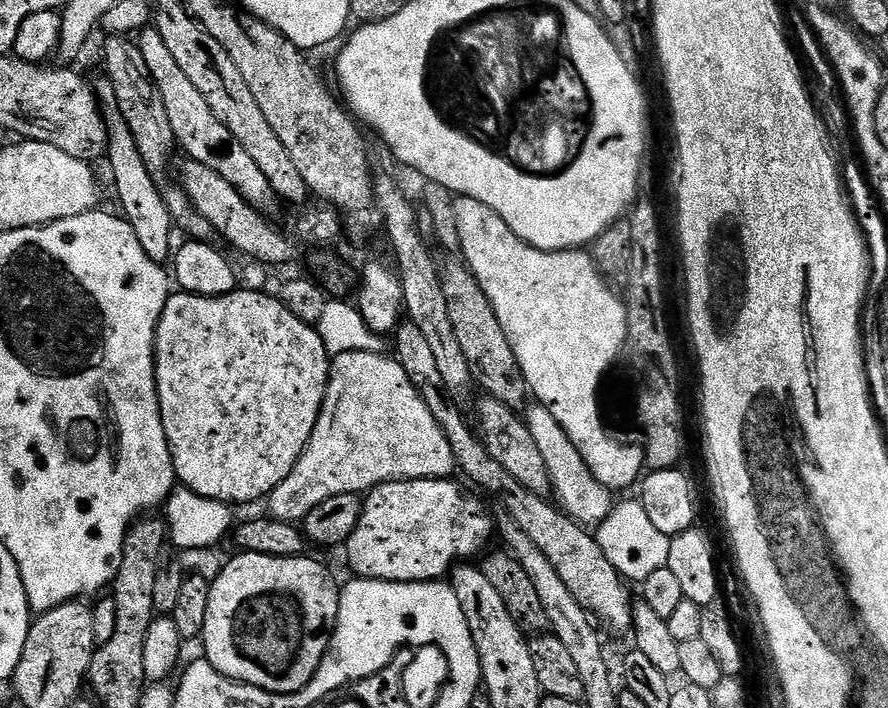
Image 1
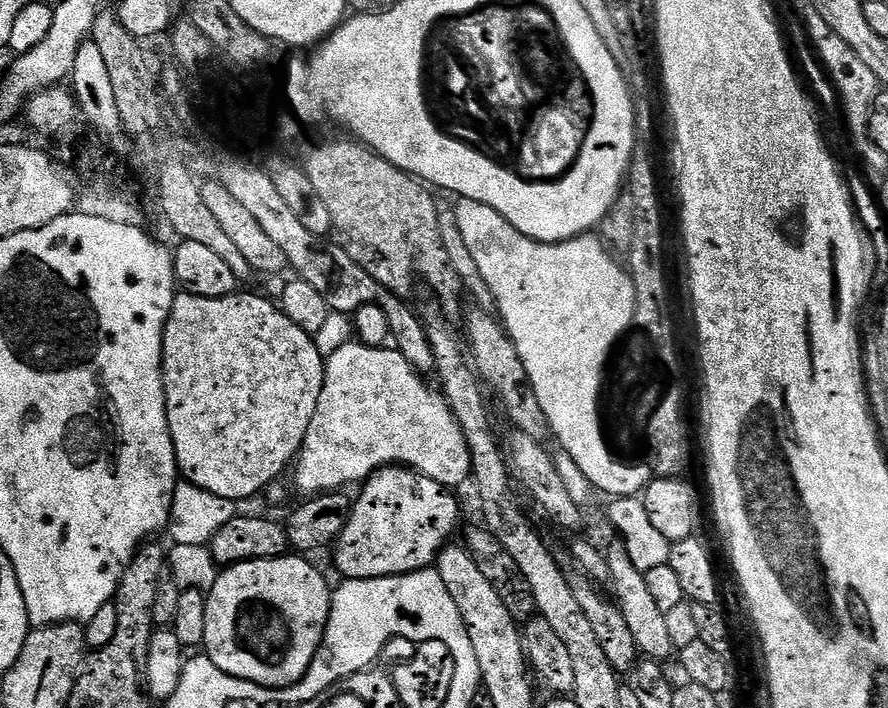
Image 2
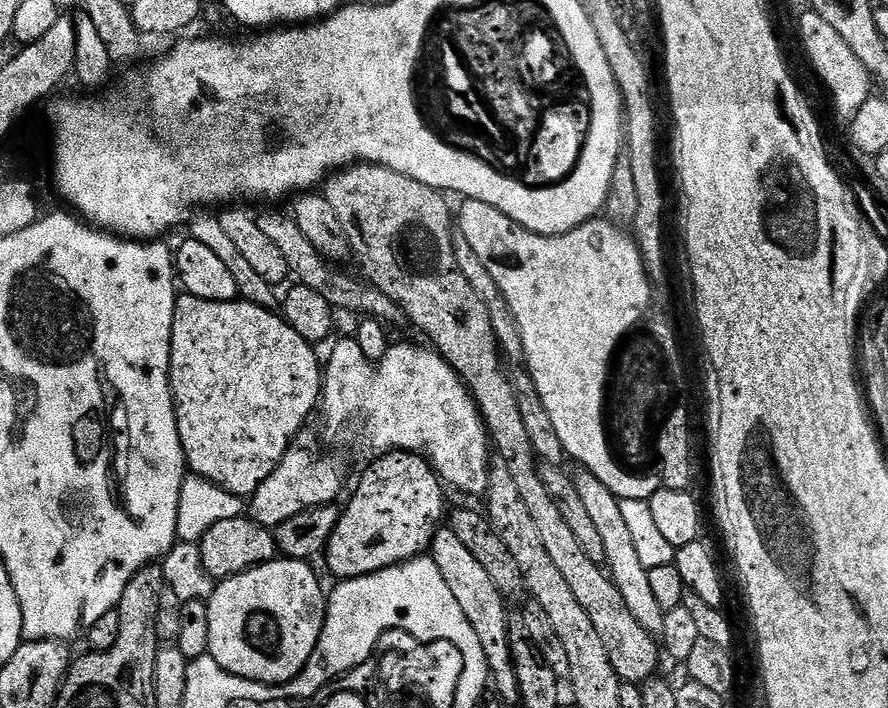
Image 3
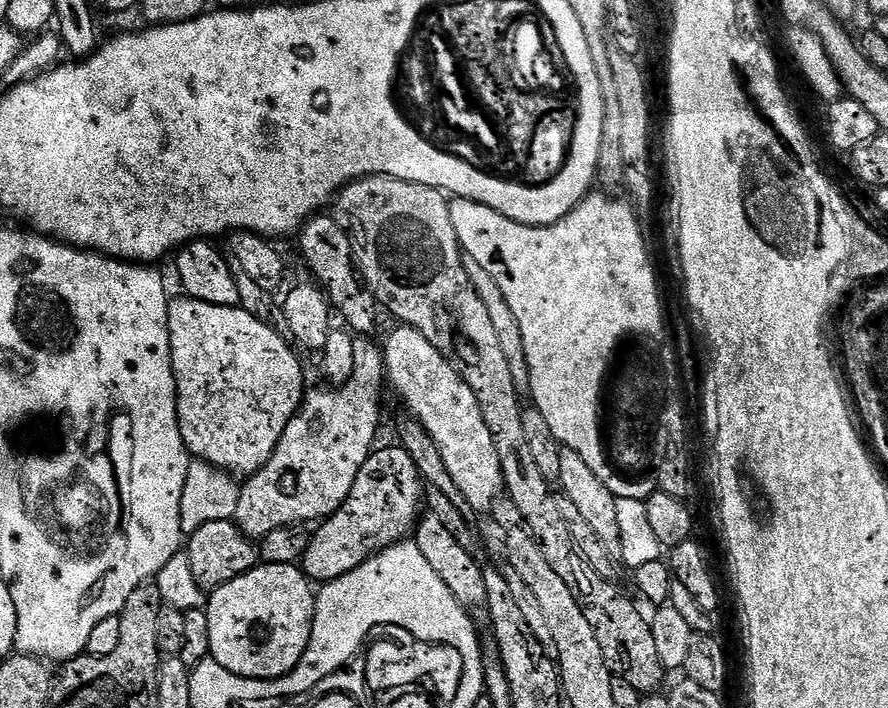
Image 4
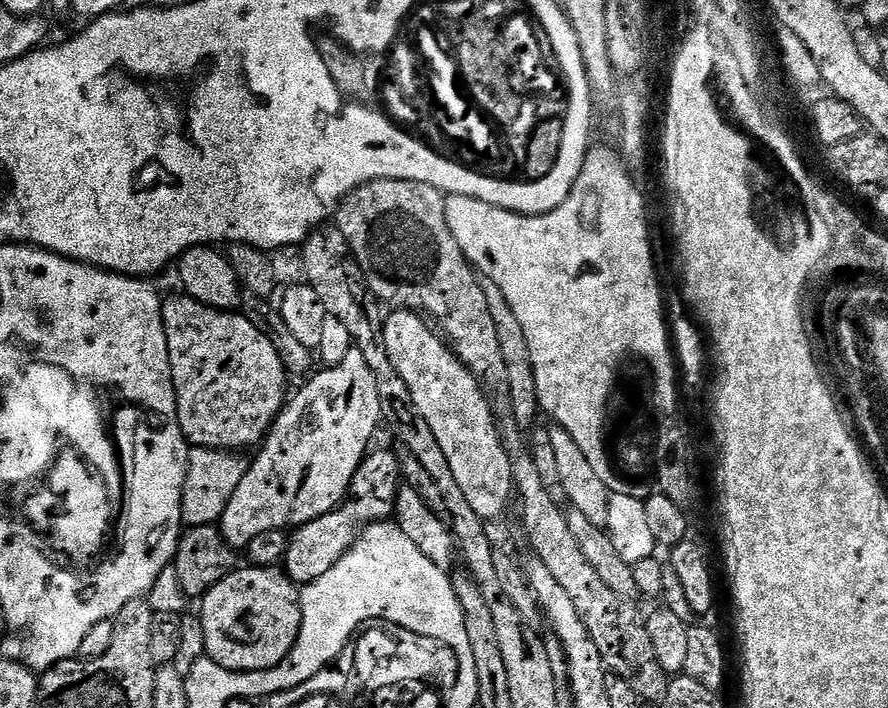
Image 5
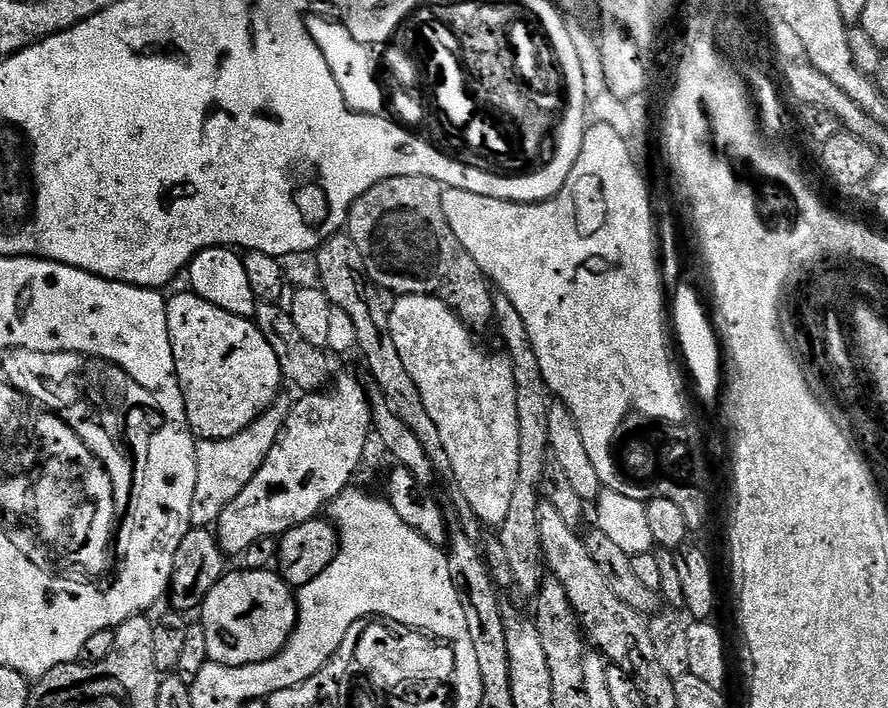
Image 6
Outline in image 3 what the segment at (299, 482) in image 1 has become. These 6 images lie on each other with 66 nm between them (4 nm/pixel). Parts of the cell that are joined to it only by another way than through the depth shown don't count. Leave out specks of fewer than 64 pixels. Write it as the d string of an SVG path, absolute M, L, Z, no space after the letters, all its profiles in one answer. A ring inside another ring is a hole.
M350 336L337 339L334 353L324 362L322 370L322 412L324 408L328 436L336 440L340 436L340 428L356 427L357 442L366 451L372 452L373 457L383 456L385 452L414 452L432 465L433 472L445 485L453 484L458 491L469 492L472 496L479 492L480 495L487 493L490 441L480 413L476 411L476 401L443 356L435 350L424 348L393 343L387 354L373 367L374 372L368 372L370 362L360 354L356 340Z

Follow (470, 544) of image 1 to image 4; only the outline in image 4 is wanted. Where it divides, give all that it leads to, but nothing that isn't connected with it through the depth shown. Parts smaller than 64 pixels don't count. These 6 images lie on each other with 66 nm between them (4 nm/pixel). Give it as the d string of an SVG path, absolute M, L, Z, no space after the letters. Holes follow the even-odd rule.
M393 446L393 448L380 448L377 447L375 451L373 451L372 455L366 458L366 462L362 466L362 470L358 470L358 478L354 482L354 486L350 490L350 494L346 498L346 502L339 508L337 512L333 516L327 517L319 525L320 529L315 533L314 531L311 533L310 539L308 541L308 549L304 552L304 558L302 561L302 571L305 576L308 577L309 580L313 582L327 582L330 580L336 580L339 576L345 576L346 574L350 574L357 568L358 566L362 566L366 561L371 558L371 556L375 556L377 552L381 552L384 548L389 548L391 544L399 544L401 541L405 539L404 536L413 531L418 523L418 517L422 512L422 488L420 492L420 487L422 487L422 481L420 479L420 471L418 470L418 466L414 466L414 458L410 458L410 454L406 451L405 448L401 448L399 446Z

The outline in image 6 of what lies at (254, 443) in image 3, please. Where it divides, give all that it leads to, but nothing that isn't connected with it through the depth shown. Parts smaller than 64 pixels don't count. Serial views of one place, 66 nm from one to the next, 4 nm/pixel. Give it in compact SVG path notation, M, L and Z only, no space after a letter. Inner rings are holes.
M191 290L168 296L166 300L166 322L164 327L170 334L170 350L174 350L174 366L184 405L188 415L188 426L193 436L200 440L226 440L242 434L253 422L277 403L282 377L278 358L270 350L270 342L262 338L255 323L246 317L236 317L204 301Z

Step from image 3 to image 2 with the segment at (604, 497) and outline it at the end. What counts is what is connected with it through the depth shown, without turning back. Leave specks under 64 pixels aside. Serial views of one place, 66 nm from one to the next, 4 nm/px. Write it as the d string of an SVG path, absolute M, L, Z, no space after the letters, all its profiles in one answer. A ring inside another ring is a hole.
M614 538L608 548L605 549L605 557L609 568L609 583L614 590L614 600L620 613L626 619L630 634L634 637L637 651L647 659L657 662L667 661L666 658L674 654L675 648L667 632L665 612L655 605L650 590L647 589L644 573L640 572L634 562L630 561L629 552L625 548L624 541Z

